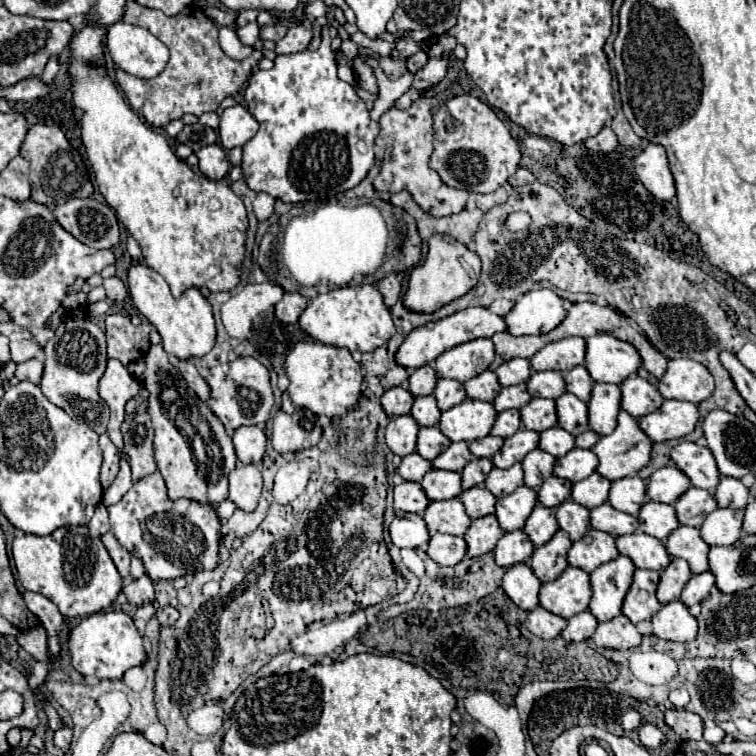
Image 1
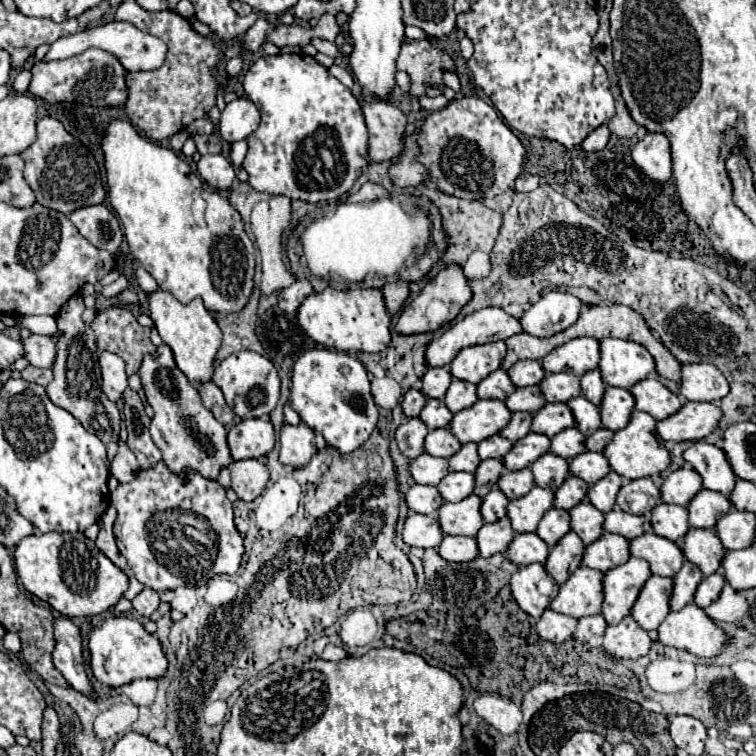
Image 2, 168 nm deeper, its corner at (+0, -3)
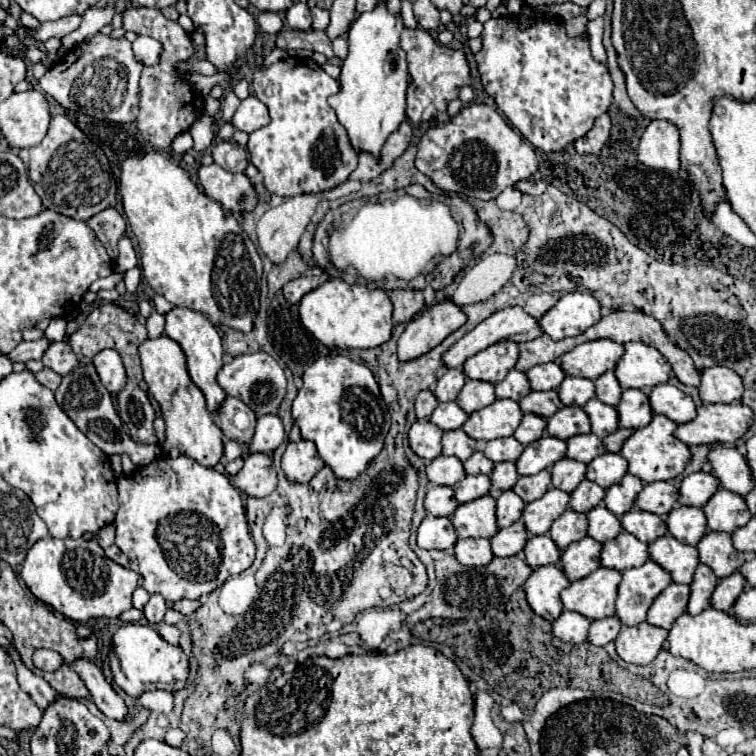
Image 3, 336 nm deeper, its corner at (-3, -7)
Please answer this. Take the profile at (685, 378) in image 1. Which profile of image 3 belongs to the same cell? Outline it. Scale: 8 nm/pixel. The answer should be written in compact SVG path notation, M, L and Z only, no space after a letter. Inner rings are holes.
M710 367L702 371L700 397L704 403L734 403L742 399L744 383L728 367Z

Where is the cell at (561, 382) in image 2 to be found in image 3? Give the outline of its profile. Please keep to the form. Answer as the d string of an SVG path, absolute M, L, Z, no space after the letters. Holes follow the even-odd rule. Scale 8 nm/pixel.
M566 377L562 381L562 385L558 387L558 395L560 395L560 401L564 405L584 407L584 403L590 401L596 395L596 387L594 387L594 383L590 379Z

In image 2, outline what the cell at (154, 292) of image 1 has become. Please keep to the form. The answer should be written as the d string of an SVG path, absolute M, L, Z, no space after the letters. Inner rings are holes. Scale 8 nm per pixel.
M157 289L147 295L147 311L163 343L171 347L177 367L187 375L187 379L197 381L197 383L209 381L213 375L213 361L221 345L221 329L217 321L211 317L211 313L205 309L203 301L193 299L191 303L183 305L169 291Z

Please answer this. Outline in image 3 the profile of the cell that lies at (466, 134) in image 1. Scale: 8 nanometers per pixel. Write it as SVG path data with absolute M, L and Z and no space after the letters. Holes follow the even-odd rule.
M472 103L462 107L448 123L430 127L422 135L416 169L428 175L442 191L488 201L498 197L506 187L534 175L538 171L538 159L534 147L526 143L496 109L484 103Z

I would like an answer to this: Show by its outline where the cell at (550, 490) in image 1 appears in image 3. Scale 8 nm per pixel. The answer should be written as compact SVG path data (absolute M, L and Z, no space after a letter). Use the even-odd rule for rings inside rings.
M584 479L576 487L576 491L572 491L572 495L570 495L572 497L570 499L570 509L580 511L580 513L588 513L592 507L596 507L596 505L602 503L604 495L606 495L604 487L596 485L596 483L588 481L588 479Z

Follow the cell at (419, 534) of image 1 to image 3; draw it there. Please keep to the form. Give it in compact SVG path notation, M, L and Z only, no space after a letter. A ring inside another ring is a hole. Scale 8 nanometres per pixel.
M428 515L418 527L418 545L422 549L444 549L450 551L458 541L456 529L448 517Z

